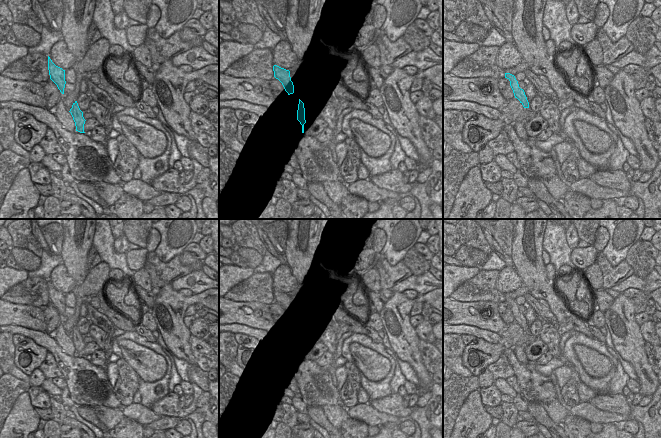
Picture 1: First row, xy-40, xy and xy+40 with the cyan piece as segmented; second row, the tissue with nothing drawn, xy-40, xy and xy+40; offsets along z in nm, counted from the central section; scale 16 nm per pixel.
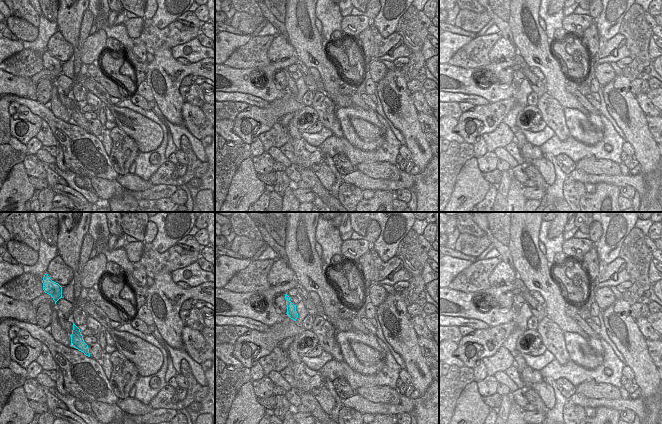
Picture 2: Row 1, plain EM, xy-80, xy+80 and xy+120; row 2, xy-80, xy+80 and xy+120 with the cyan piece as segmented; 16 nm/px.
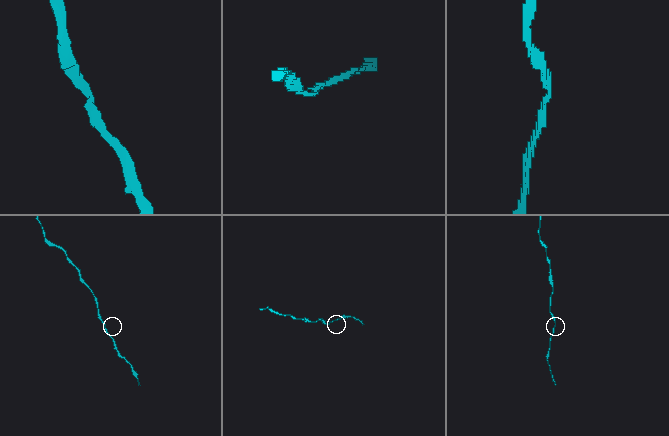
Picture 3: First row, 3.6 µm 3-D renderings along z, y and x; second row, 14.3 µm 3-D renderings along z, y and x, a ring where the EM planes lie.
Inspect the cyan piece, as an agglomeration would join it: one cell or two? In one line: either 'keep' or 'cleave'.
keep

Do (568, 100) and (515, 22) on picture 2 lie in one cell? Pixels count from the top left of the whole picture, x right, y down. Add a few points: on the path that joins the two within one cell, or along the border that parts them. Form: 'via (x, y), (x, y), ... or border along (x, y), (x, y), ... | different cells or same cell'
via (555, 81), (552, 68), (528, 41) | same cell

